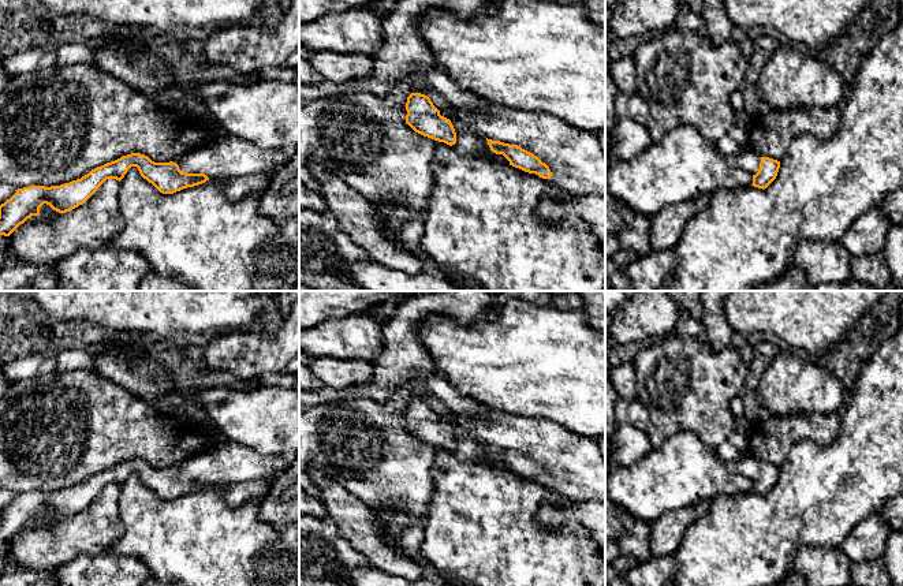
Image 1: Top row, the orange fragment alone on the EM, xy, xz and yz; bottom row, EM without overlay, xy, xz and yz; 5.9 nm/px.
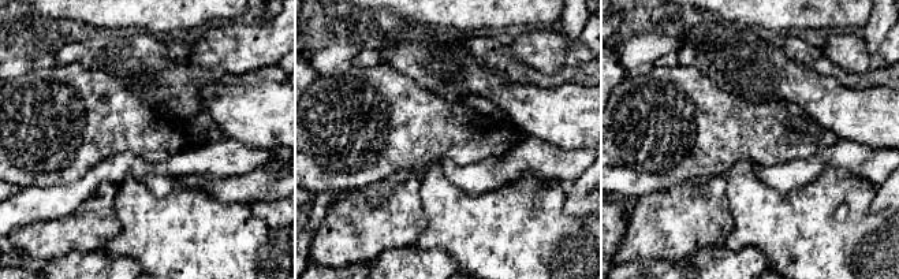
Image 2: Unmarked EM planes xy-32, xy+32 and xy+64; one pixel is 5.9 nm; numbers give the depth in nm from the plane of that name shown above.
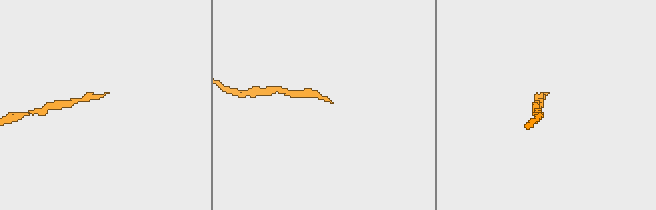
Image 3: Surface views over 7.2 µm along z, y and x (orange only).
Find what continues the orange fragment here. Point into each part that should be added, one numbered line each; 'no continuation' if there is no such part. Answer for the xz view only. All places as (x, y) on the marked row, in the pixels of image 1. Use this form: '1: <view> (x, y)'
1: xz (577, 163)

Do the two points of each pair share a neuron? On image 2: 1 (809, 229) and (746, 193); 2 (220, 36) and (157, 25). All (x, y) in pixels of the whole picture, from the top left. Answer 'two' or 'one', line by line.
1: one
2: two

